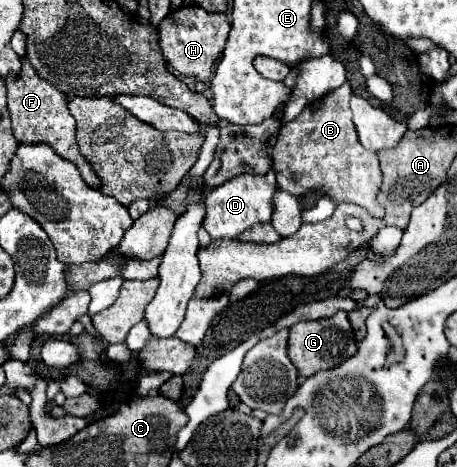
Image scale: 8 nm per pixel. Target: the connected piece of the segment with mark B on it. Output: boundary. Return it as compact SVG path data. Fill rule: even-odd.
M346 82L316 104L304 108L294 120L286 122L274 144L272 168L278 188L292 196L302 196L308 190L322 190L334 204L358 204L372 216L382 218L384 208L376 200L382 184L382 170L376 152L366 150L358 140L350 112L350 96L352 90Z

